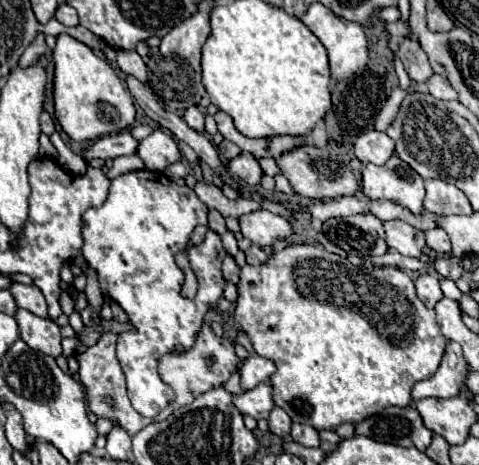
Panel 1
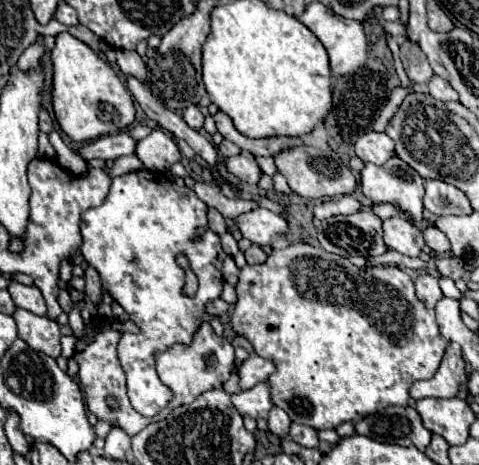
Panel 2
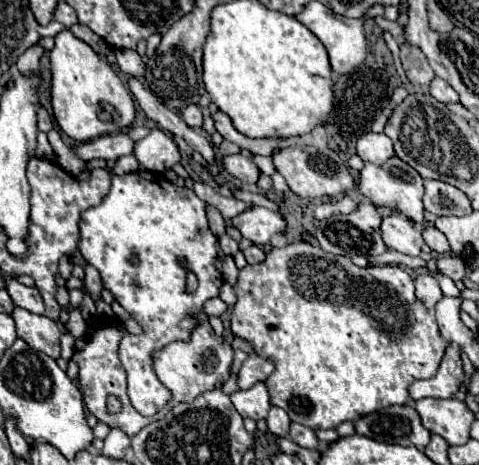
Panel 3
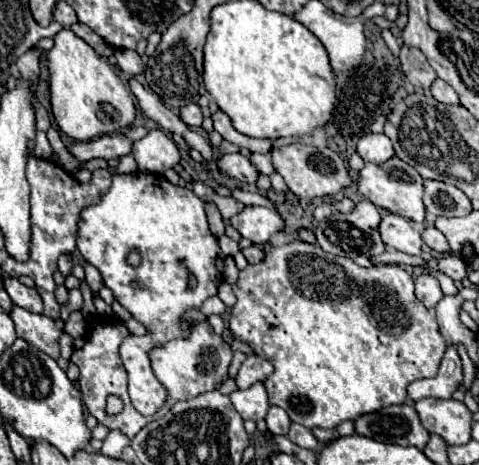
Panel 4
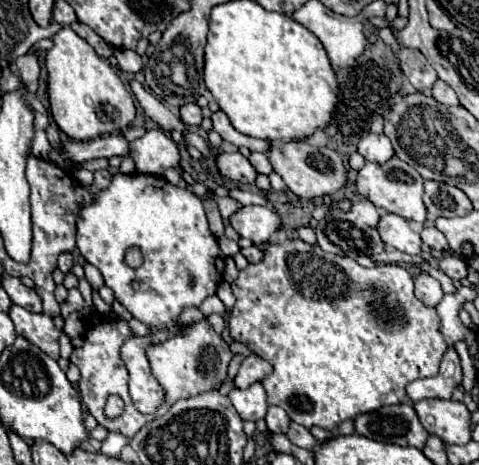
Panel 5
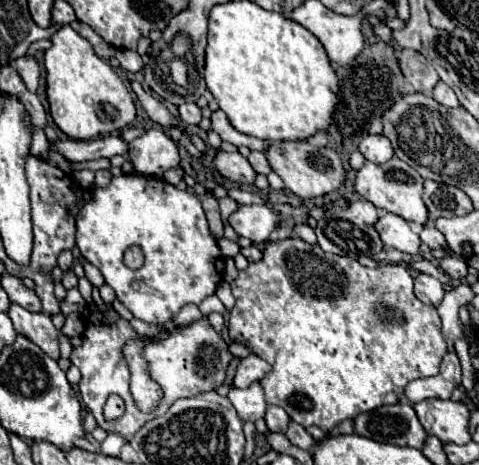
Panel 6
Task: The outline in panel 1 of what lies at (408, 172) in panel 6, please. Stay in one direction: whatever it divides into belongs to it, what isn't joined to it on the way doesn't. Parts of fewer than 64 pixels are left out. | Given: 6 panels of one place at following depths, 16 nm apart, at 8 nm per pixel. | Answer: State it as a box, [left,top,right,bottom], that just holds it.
[362,156,424,214]

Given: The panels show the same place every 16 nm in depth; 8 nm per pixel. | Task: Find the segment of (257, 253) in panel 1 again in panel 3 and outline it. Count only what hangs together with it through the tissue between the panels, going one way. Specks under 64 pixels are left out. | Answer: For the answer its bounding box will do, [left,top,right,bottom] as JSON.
[244,244,266,264]

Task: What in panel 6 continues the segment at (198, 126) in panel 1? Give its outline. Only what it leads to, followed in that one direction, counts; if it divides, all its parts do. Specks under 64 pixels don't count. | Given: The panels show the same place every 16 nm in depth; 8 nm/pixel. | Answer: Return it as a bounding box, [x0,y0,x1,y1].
[178,102,202,124]

